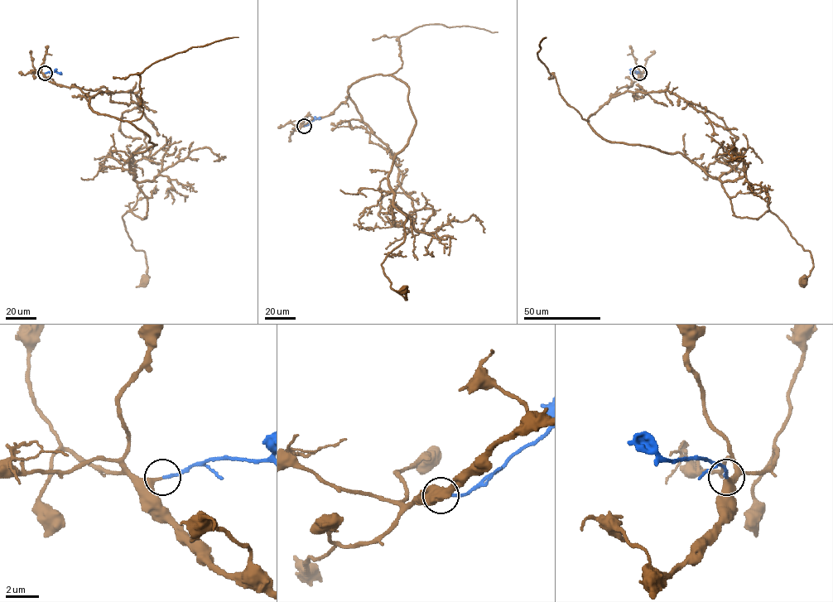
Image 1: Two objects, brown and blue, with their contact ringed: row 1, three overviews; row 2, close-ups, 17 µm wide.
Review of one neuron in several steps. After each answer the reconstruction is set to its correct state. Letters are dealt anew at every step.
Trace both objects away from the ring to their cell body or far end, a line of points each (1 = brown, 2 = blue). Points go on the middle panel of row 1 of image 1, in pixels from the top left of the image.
1: (304, 126), (361, 79), (408, 87), (416, 126), (388, 178), (404, 241), (381, 263), (406, 300), (403, 290)
2: (304, 126), (320, 118)

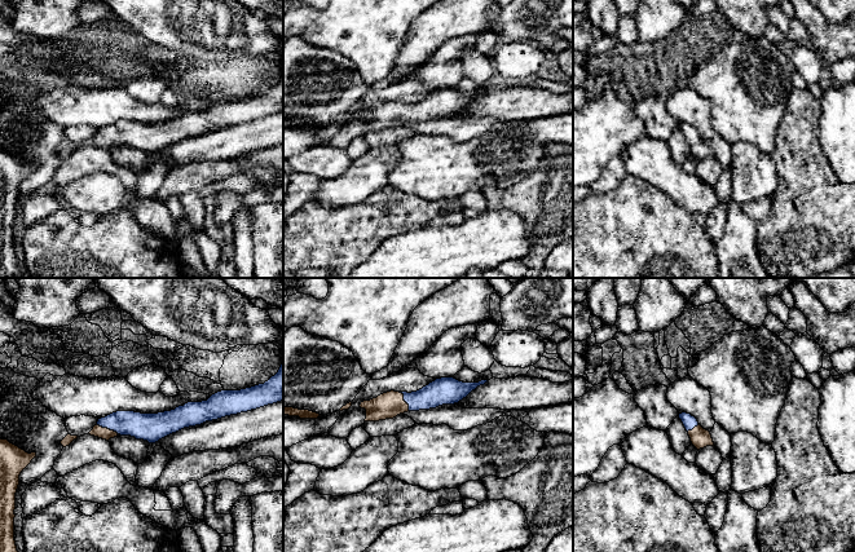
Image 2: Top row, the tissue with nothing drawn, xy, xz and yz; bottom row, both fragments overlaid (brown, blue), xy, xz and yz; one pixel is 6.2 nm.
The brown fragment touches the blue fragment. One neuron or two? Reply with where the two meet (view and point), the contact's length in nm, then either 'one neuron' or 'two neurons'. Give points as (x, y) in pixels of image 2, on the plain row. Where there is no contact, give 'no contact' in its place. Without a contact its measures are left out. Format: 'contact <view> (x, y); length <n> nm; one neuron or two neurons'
contact xy (106, 138); length 160 nm; one neuron

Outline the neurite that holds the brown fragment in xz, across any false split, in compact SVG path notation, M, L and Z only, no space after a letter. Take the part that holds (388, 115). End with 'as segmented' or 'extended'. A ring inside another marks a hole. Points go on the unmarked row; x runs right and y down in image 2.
M441 88L436 89L435 92L429 93L428 96L423 97L417 102L387 102L376 109L370 111L361 112L360 118L366 120L366 129L365 132L379 132L385 129L393 129L400 124L407 122L419 122L419 120L429 120L436 119L442 115L454 115L466 109L472 101L477 97L484 96L488 90L481 90L479 93L463 93L454 88Z; extended

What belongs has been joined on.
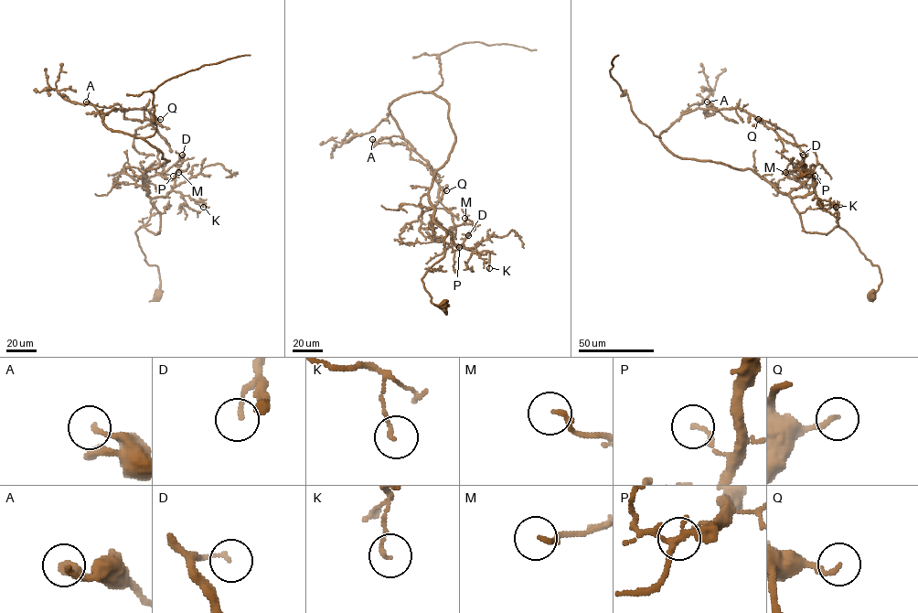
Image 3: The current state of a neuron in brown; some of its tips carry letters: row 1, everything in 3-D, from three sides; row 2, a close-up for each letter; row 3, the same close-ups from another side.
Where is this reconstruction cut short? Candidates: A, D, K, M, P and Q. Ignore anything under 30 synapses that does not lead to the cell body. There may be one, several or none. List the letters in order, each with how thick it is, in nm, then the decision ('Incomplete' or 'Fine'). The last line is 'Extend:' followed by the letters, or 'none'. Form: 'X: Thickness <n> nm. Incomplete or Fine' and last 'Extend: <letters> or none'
A: Thickness 120 nm. Fine
D: Thickness 130 nm. Fine
K: Thickness 120 nm. Fine
M: Thickness 170 nm. Fine
P: Thickness 130 nm. Fine
Q: Thickness 170 nm. Fine
Extend: none

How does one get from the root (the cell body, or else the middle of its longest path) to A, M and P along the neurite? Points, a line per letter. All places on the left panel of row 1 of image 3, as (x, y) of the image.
A: (157, 294), (135, 231), (159, 232), (143, 175), (169, 161), (105, 125), (119, 104), (86, 102)
M: (157, 294), (158, 268), (144, 260), (135, 231), (159, 232), (151, 199), (165, 197), (186, 169), (178, 172)
P: (157, 294), (158, 268), (144, 260), (135, 231), (159, 232), (151, 199), (171, 190), (173, 176)

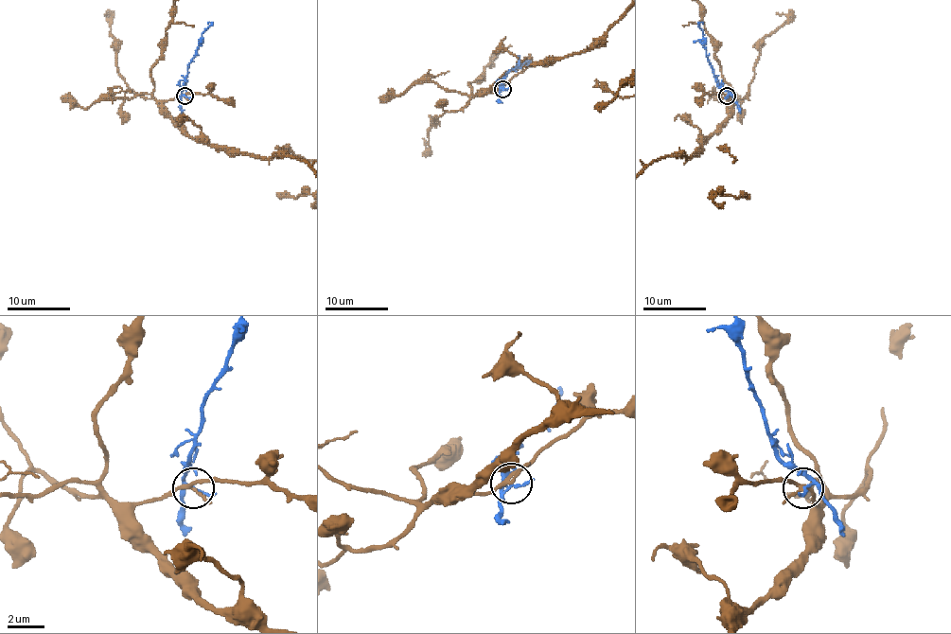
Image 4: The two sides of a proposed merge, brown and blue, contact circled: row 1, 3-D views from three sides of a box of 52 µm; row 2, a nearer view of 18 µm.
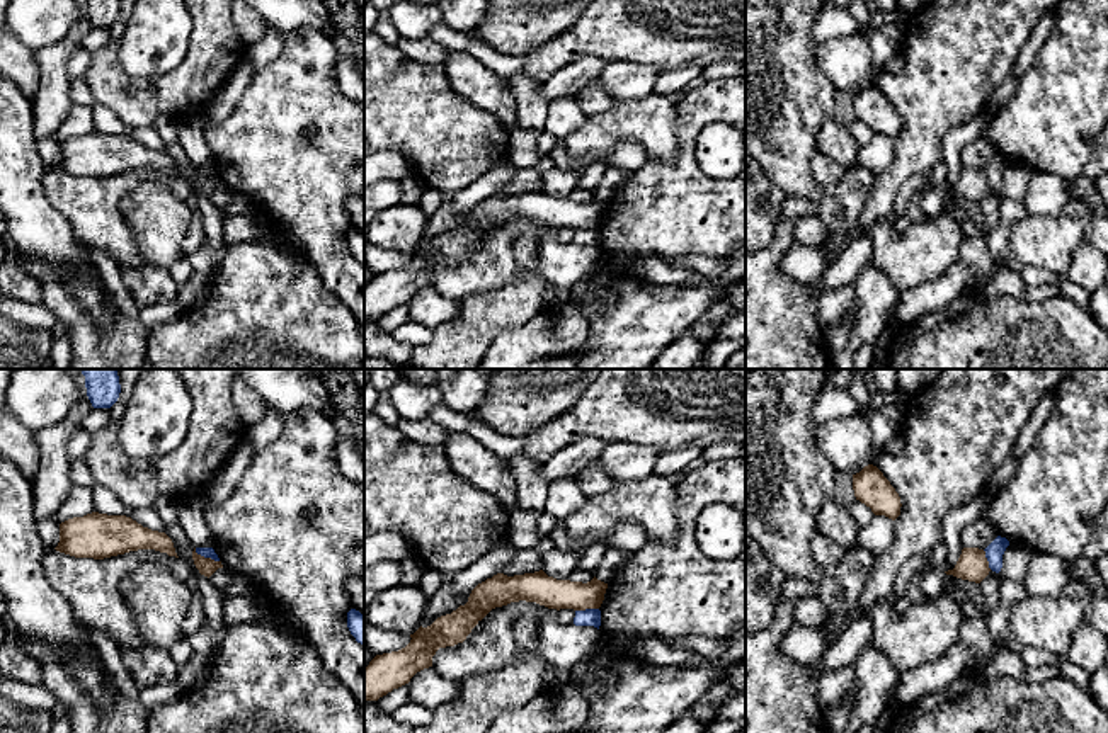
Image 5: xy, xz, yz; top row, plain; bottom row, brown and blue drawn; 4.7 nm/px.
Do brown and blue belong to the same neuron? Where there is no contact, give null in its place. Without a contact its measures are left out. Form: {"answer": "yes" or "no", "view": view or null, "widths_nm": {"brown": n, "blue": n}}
{"answer": "no", "view": "xy", "widths_nm": {"brown": 90, "blue": 50}}

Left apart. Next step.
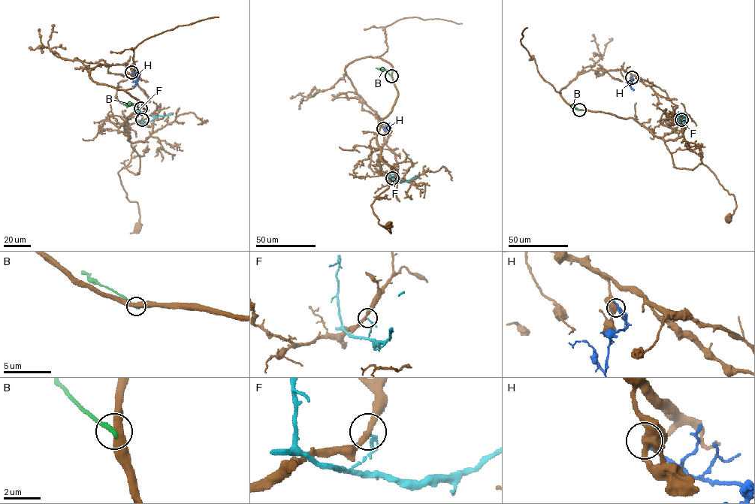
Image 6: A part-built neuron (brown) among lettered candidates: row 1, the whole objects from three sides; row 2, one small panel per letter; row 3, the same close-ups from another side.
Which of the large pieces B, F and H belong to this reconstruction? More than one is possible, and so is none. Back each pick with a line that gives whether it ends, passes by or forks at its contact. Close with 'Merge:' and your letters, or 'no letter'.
Merge: no letter

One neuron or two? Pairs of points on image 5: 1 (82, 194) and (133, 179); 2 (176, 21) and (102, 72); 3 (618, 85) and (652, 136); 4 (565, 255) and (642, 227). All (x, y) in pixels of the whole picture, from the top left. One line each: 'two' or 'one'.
1: one
2: two
3: two
4: two

